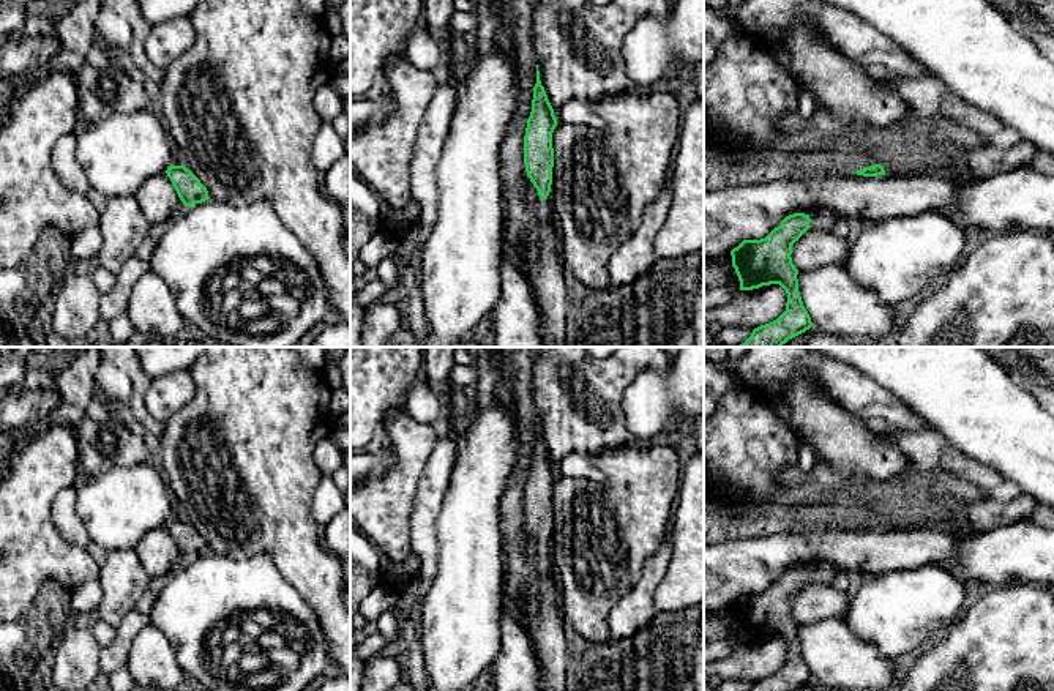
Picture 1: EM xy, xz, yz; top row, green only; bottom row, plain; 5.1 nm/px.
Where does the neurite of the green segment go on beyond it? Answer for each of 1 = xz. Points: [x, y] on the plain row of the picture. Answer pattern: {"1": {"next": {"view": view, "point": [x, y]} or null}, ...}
{"1": {"next": {"view": "xz", "point": [535, 554]}}}

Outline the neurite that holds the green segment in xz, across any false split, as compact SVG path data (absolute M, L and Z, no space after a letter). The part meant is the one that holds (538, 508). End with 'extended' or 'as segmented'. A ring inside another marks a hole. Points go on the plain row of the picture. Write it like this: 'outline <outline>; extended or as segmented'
outline M536 418L536 437L533 440L532 465L527 473L525 489L524 489L524 517L527 530L530 532L530 563L535 565L543 554L548 552L552 538L552 521L554 521L554 502L552 502L552 486L557 480L557 472L554 462L548 453L544 440L540 434L540 424Z; extended

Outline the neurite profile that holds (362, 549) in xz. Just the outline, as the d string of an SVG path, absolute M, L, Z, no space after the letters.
M350 522L350 557L374 577L382 577L379 549Z

